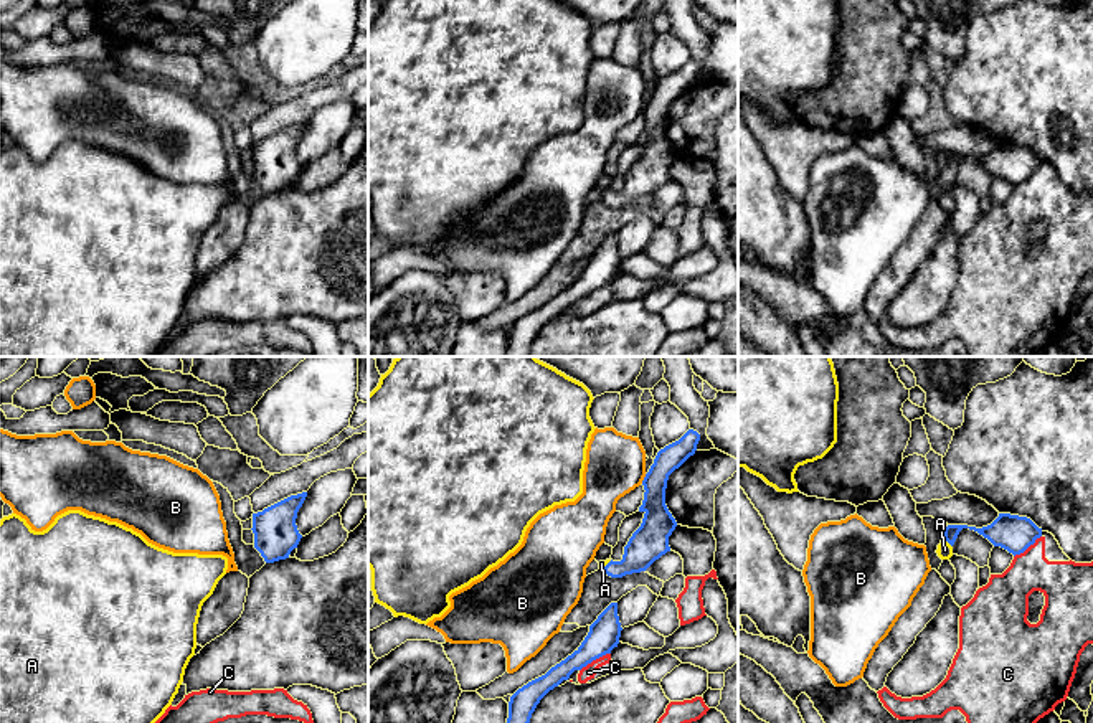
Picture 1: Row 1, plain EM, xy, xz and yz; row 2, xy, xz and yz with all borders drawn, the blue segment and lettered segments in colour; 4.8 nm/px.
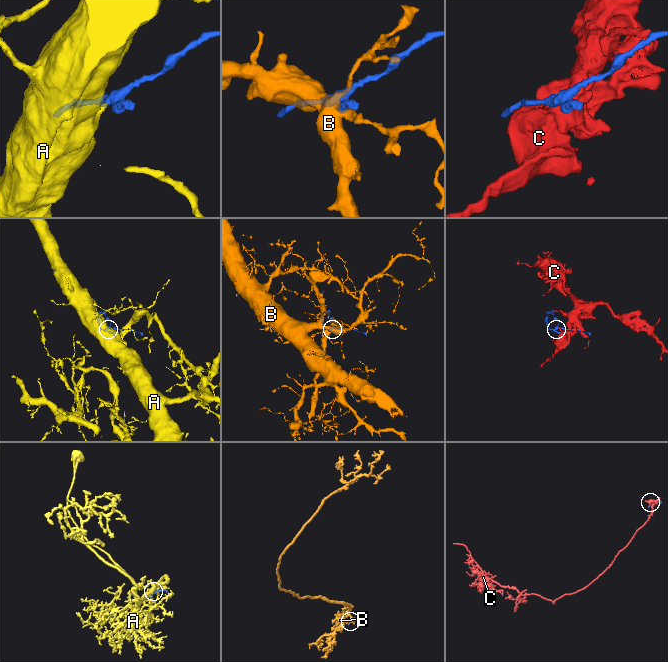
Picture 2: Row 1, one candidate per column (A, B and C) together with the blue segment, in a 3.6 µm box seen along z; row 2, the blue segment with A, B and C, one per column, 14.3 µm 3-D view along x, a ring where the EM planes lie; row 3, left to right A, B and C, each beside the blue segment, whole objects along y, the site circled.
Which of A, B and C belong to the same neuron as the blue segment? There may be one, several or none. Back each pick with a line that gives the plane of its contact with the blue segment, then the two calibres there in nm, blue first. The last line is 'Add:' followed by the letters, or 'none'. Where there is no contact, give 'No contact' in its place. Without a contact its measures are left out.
A: Touches blue in yz. Thickness 110 nm (blue) against 80 nm
Add: A

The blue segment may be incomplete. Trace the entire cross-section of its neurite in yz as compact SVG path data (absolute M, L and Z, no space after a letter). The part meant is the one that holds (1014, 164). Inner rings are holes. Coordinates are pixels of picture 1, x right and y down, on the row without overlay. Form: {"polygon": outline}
{"polygon": "M999 144L999 147L987 157L976 158L968 155L948 155L944 158L944 168L938 175L938 187L941 190L949 190L953 187L953 175L963 158L969 158L987 168L994 177L1001 177L1009 183L1020 185L1037 168L1042 167L1042 158L1039 158L1030 149Z"}

